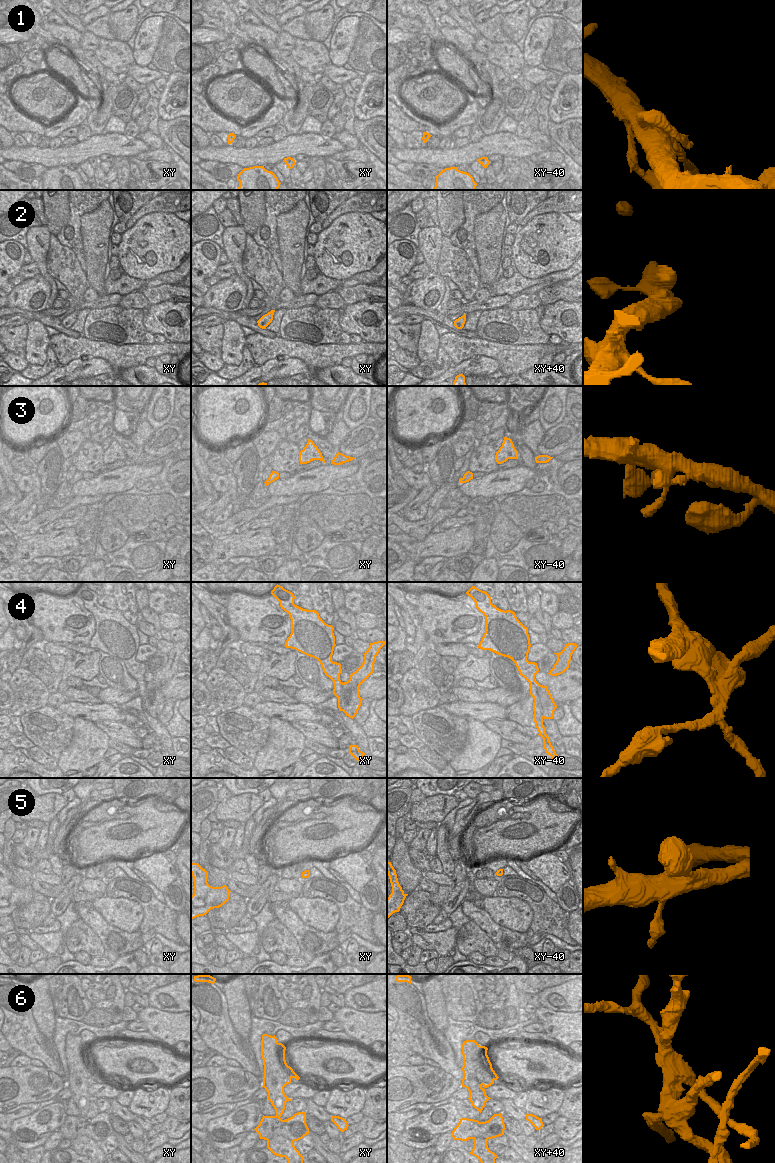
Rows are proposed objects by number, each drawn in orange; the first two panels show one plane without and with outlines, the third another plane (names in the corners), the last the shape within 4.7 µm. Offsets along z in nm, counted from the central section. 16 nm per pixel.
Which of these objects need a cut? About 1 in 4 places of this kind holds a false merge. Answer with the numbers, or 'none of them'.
4, 6

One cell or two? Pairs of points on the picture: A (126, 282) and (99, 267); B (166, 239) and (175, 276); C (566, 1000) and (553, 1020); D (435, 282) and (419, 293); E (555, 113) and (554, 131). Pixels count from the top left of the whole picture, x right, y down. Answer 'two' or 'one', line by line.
A: two
B: two
C: two
D: one
E: two

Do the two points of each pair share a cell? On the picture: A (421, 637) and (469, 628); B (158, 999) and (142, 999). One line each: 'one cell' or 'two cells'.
A: two cells
B: two cells

